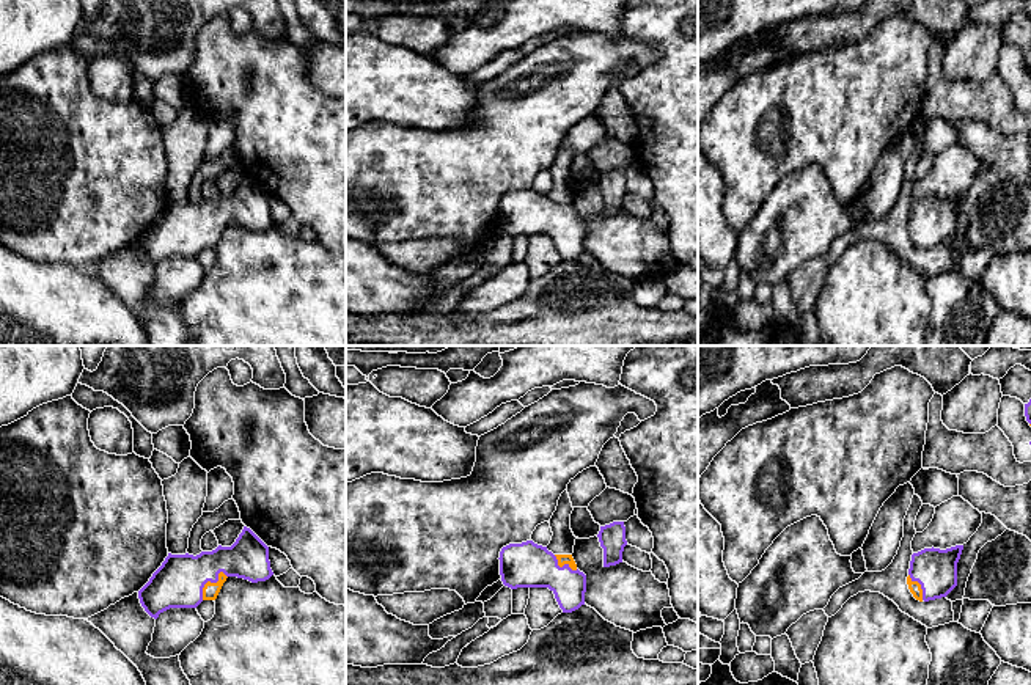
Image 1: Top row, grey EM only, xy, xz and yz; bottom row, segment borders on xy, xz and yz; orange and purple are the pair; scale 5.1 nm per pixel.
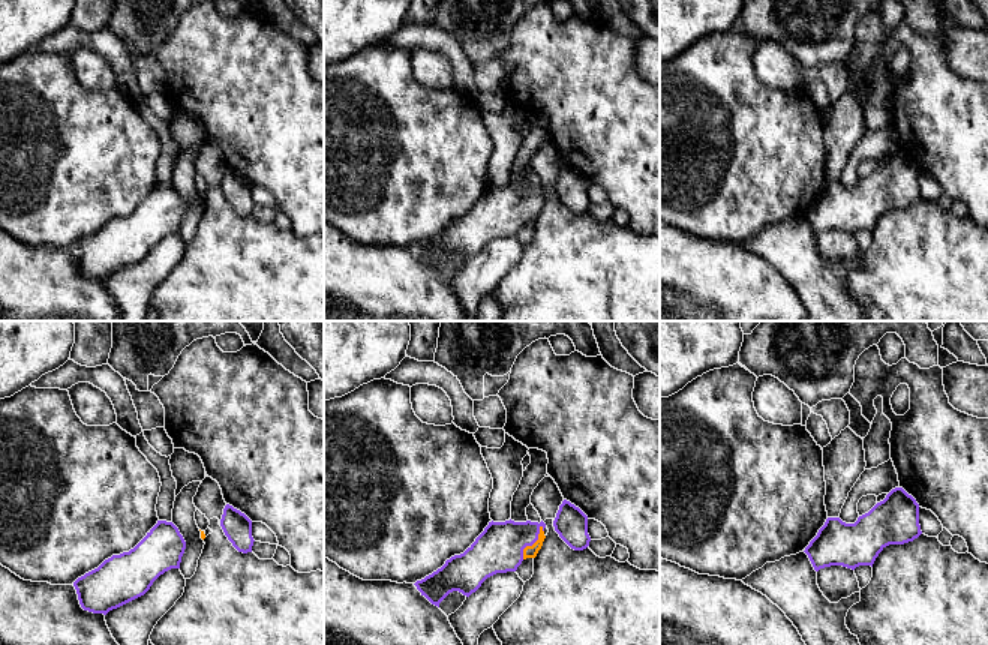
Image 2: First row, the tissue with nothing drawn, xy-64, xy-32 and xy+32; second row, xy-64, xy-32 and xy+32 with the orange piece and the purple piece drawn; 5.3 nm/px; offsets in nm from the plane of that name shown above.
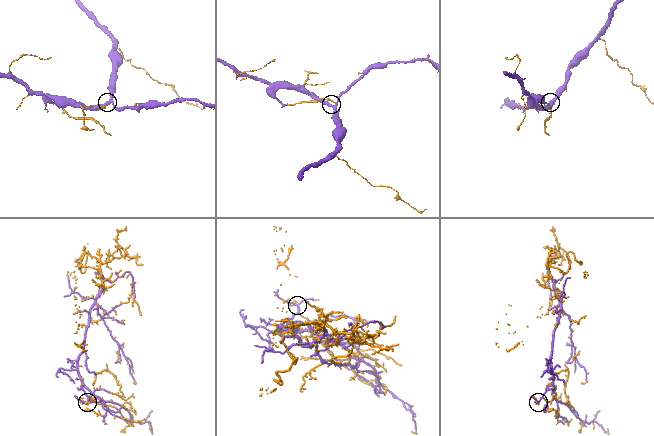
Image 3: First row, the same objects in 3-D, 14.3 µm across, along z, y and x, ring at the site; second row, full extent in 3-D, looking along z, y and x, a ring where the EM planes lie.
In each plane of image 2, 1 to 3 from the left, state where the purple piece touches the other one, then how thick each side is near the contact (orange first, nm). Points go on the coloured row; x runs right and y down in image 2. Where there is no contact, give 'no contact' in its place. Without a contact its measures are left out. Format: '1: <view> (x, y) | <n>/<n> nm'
1: no contact
2: xy-32 (534, 543) | 60/260 nm
3: no contact

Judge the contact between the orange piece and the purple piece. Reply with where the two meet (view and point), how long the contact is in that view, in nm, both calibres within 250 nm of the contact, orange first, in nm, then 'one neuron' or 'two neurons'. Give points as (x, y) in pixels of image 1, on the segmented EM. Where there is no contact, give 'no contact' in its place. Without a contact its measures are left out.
contact xy (208, 582); length 190 nm; calibres 80 and 260 nm; one neuron

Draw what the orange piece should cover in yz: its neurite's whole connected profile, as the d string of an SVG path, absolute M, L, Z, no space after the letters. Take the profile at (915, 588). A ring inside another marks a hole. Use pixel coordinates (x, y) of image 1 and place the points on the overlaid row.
M963 545L924 548L912 555L907 584L913 597L929 602L946 597L957 586L957 562Z

